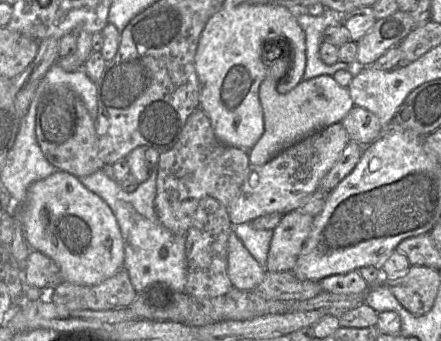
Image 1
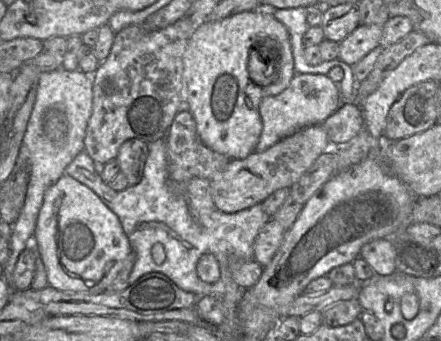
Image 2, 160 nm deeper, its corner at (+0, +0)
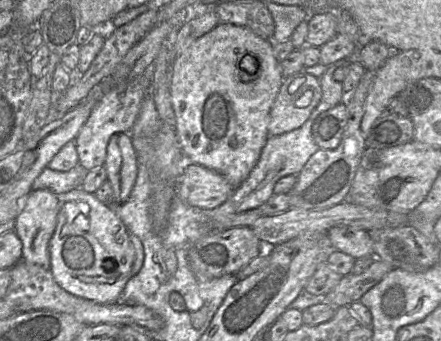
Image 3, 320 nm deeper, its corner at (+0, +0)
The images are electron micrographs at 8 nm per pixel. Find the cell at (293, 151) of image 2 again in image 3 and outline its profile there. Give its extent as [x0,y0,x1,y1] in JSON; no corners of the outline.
[177,163,235,209]

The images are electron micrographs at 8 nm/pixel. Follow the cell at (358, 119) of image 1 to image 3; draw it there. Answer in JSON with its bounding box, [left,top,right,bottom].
[312,102,348,149]

